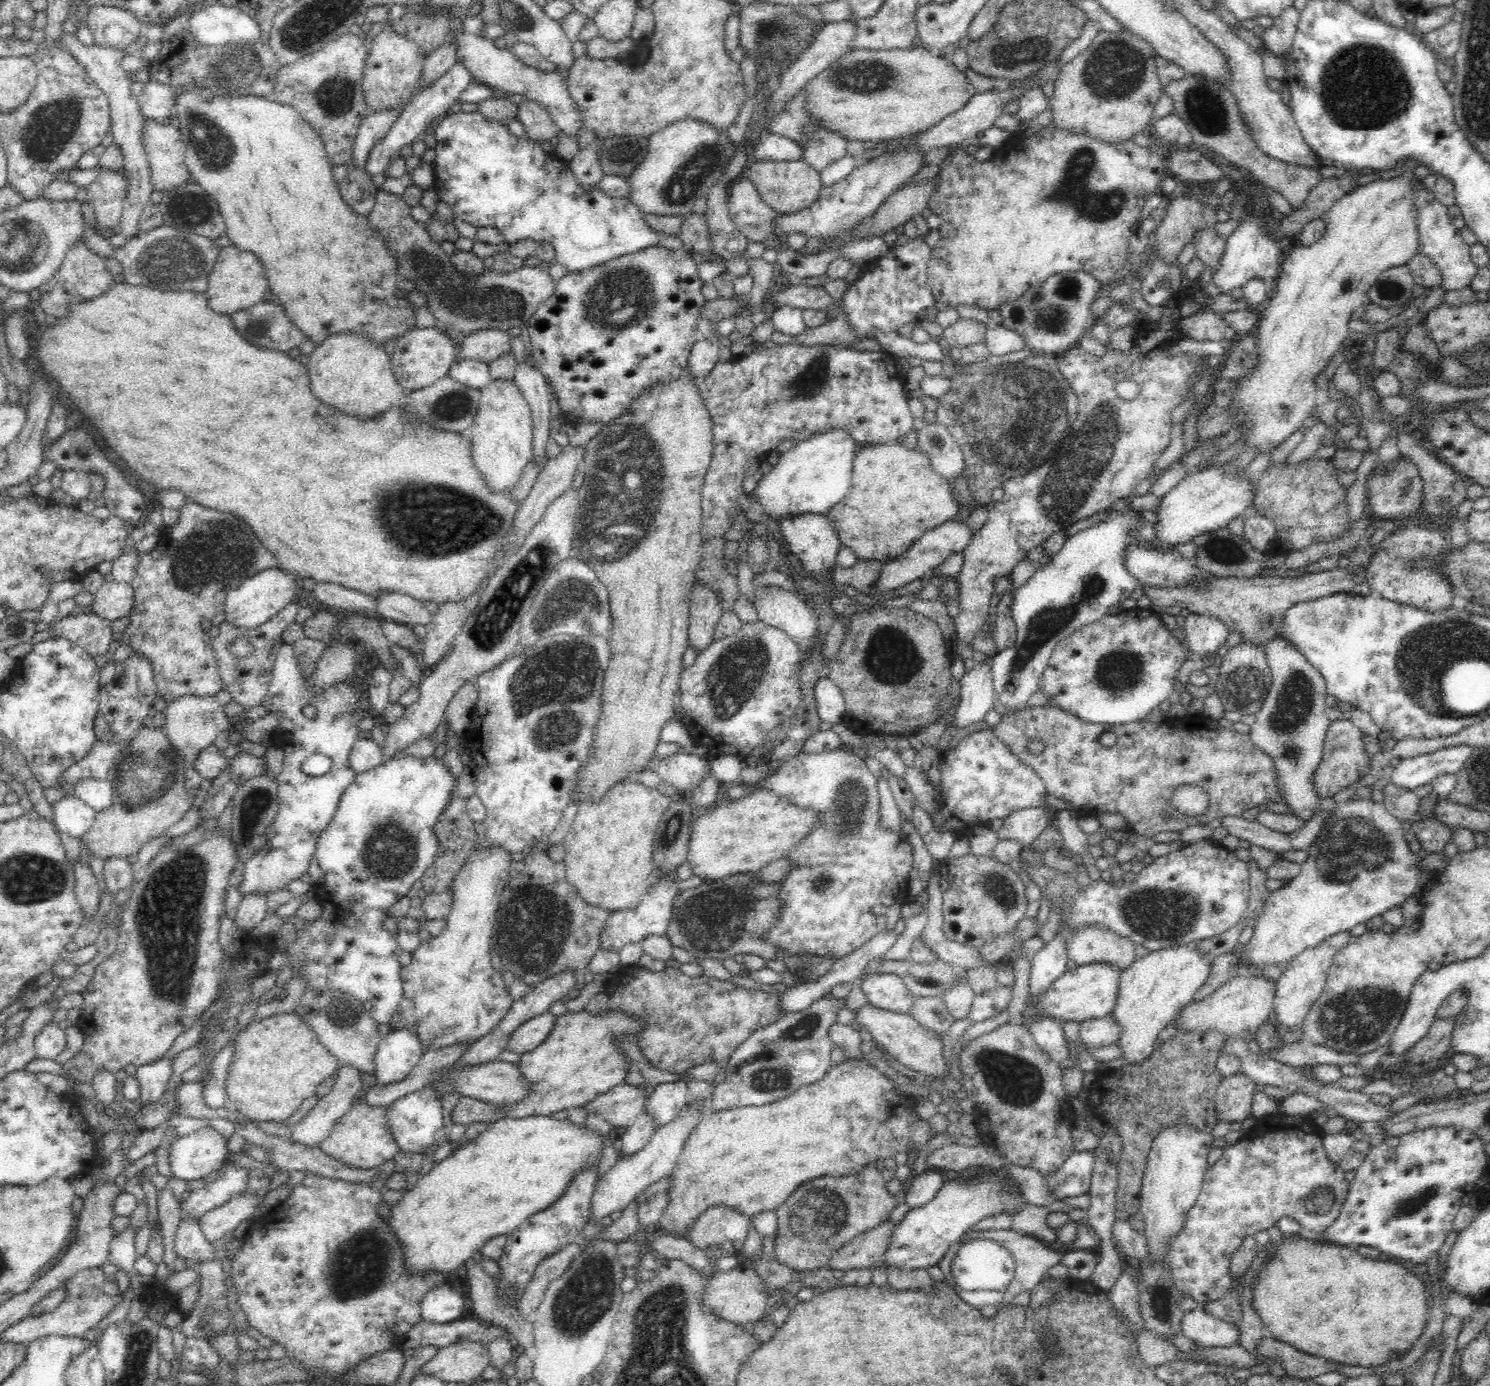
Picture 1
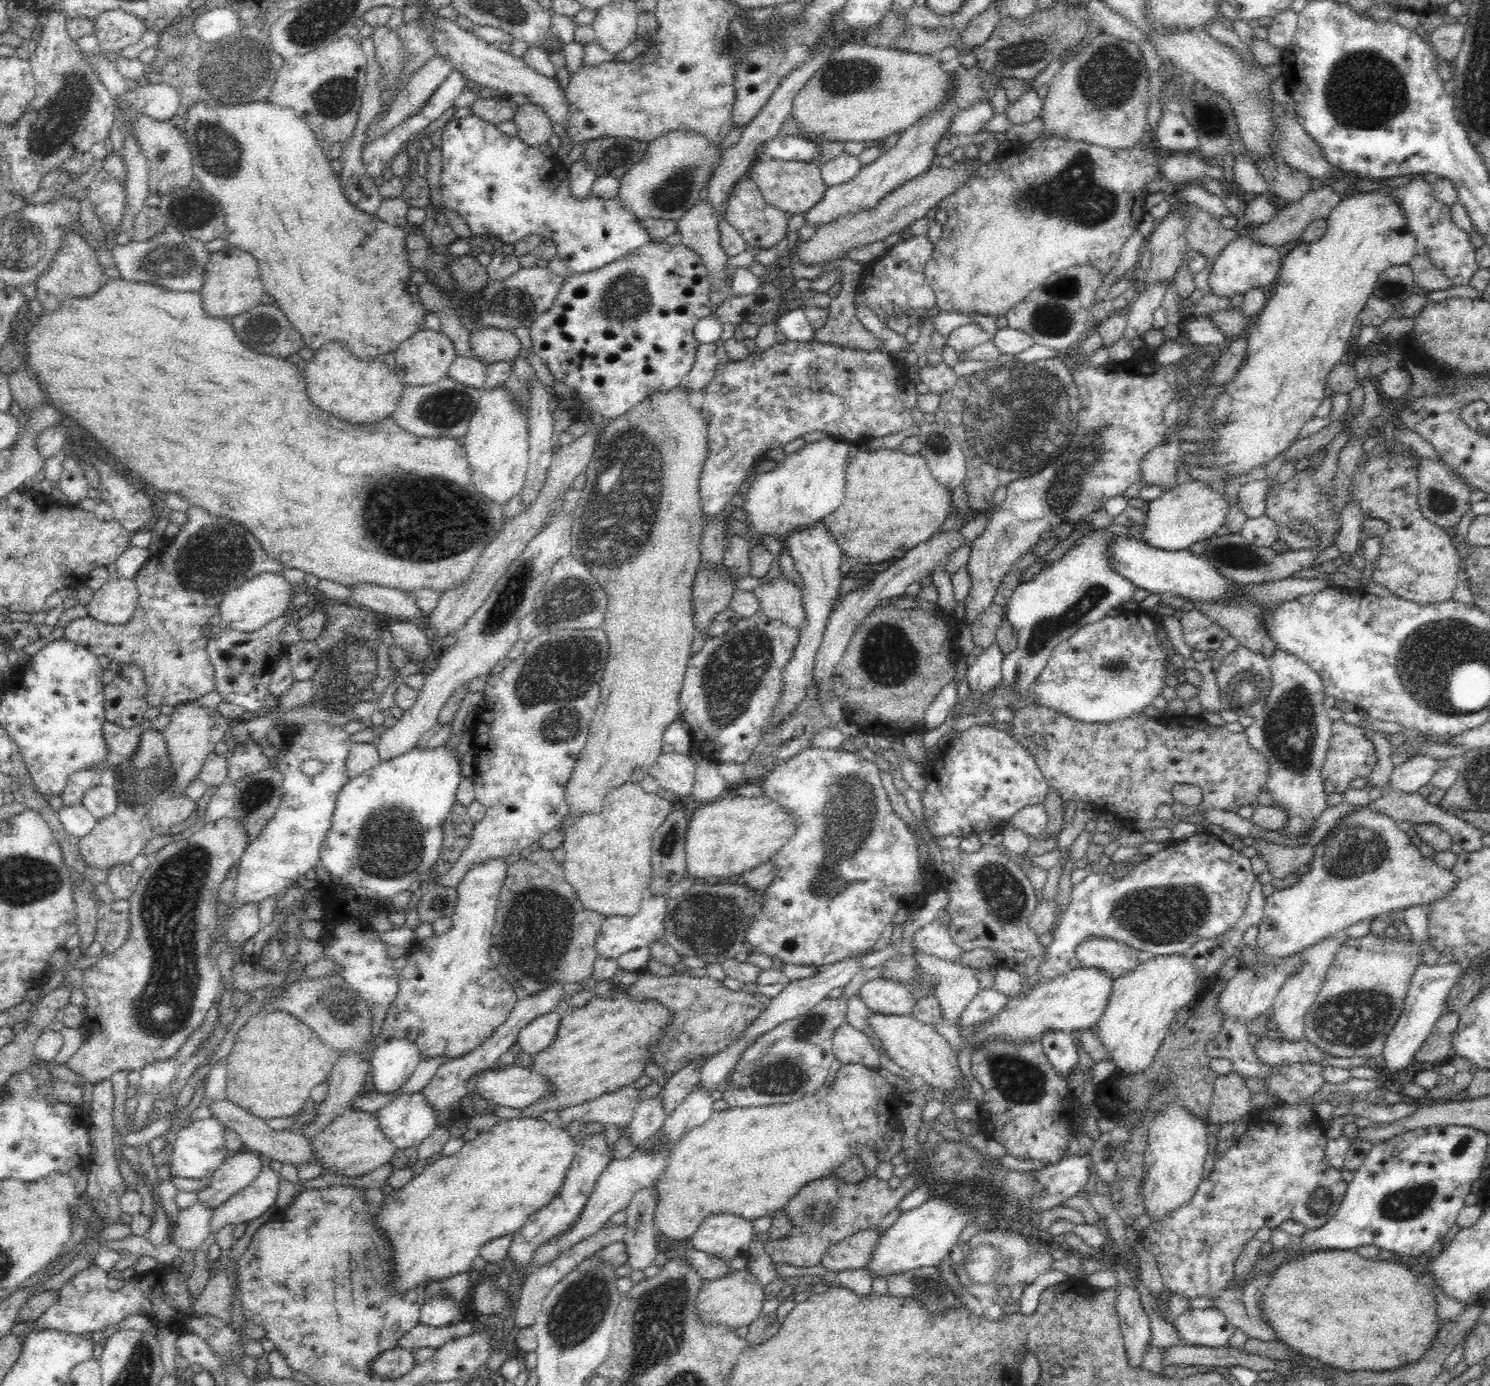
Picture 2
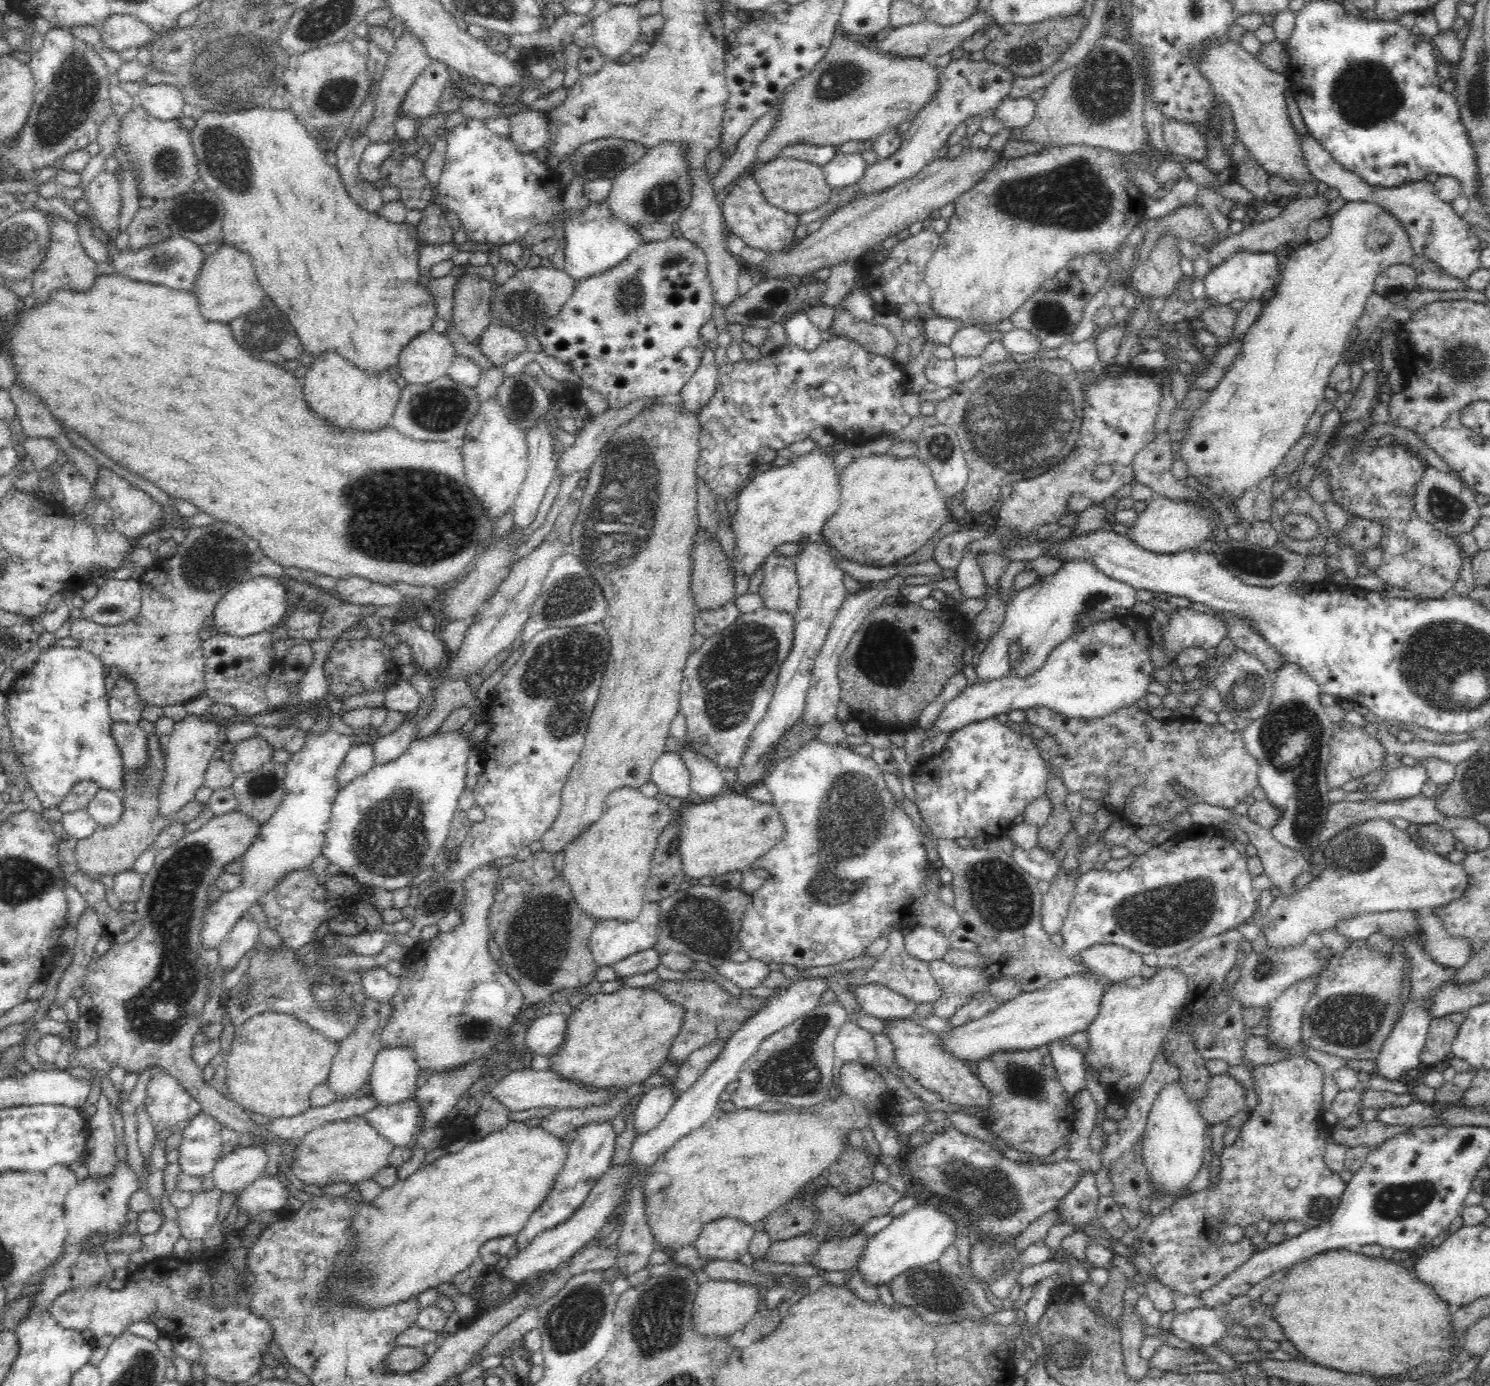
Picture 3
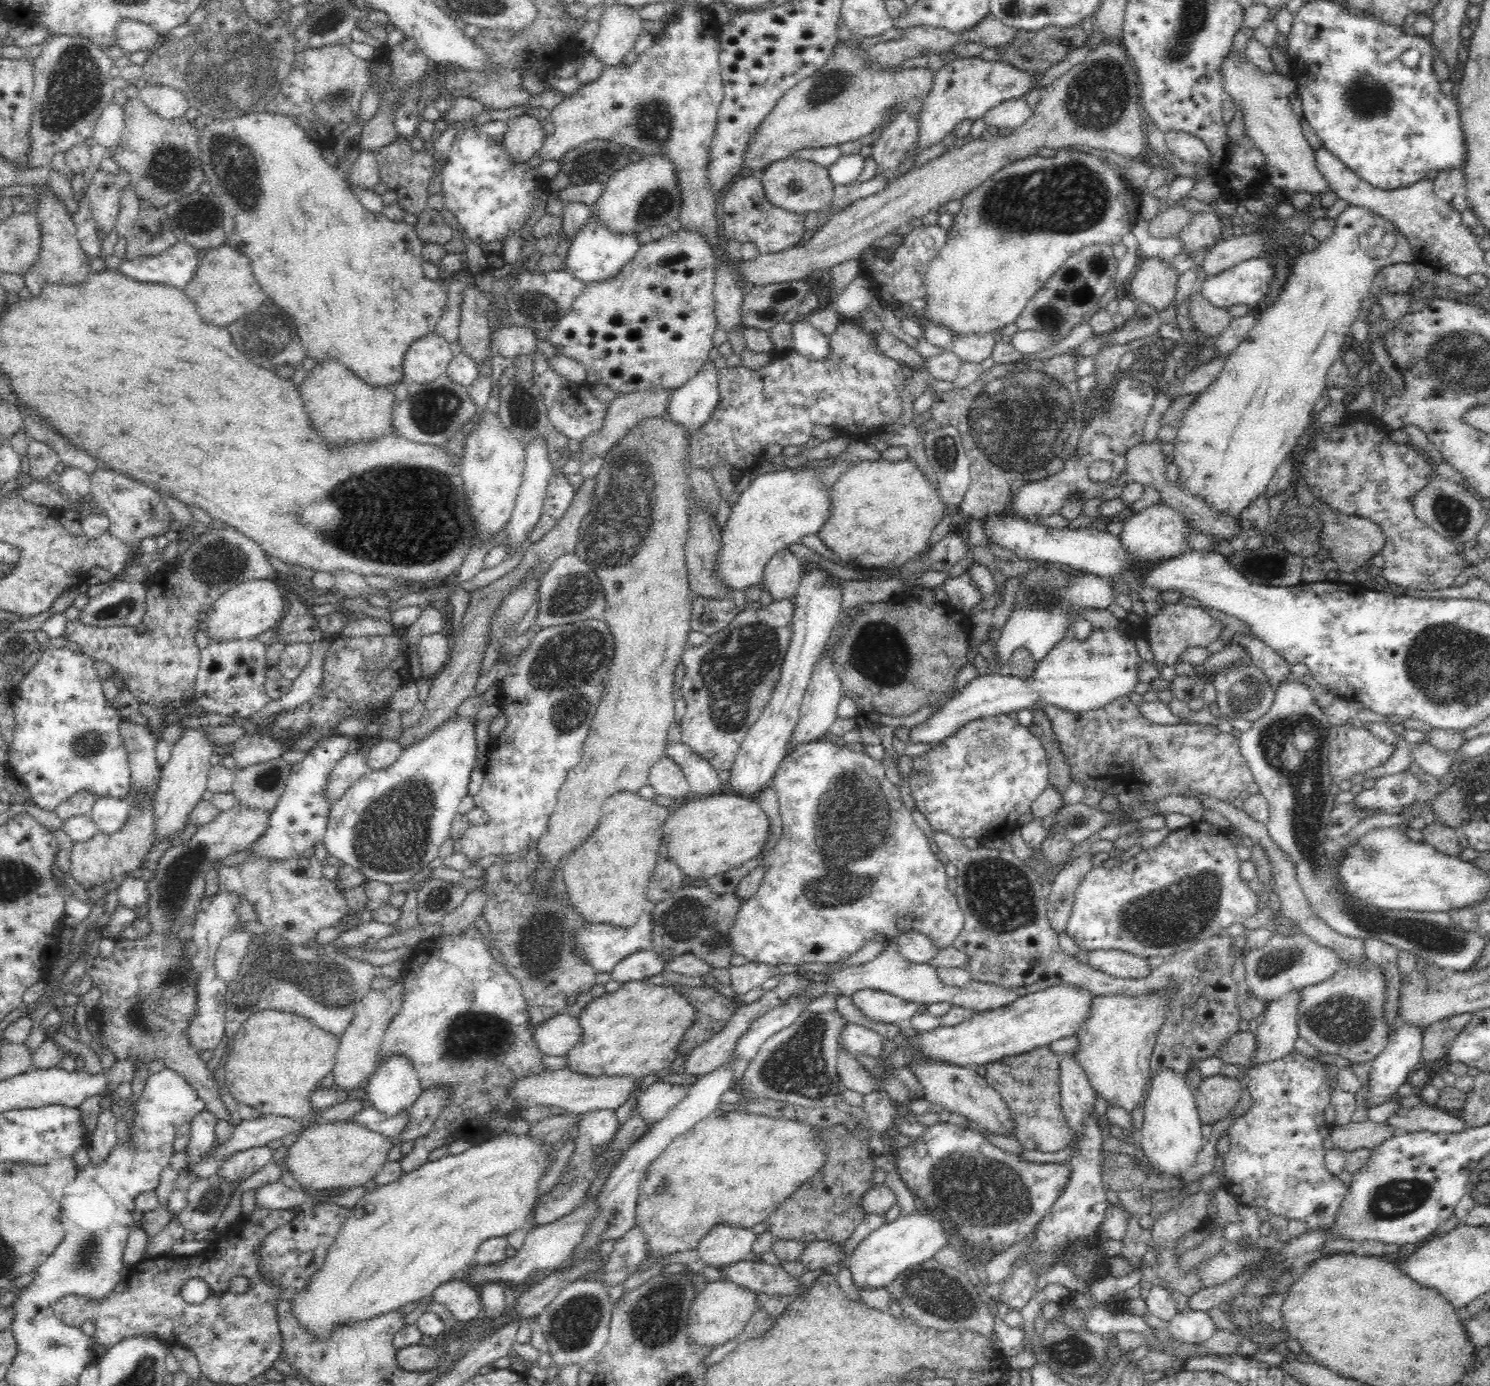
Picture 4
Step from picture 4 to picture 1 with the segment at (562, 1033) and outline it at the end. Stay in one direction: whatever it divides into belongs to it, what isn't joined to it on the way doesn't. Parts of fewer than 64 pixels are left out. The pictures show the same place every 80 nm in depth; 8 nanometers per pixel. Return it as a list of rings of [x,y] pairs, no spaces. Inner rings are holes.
[[[548,1011],[528,1018],[524,1024],[518,1025],[518,1028],[515,1028],[514,1032],[508,1036],[508,1044],[505,1049],[517,1054],[531,1051],[546,1040],[554,1022],[556,1022],[556,1017]]]

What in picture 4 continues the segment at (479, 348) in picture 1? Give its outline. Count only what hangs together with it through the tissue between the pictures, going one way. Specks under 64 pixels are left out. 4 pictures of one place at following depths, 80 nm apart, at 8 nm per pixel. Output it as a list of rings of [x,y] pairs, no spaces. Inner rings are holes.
[[[517,325],[491,331],[490,356],[498,354],[504,357],[507,365],[512,365],[516,358],[533,354],[536,351],[537,340],[532,331]]]

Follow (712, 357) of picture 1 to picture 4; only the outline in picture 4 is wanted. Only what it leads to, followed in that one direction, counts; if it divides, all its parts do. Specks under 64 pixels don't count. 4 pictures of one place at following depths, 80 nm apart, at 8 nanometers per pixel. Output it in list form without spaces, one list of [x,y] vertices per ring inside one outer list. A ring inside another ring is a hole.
[[[708,358],[697,376],[673,392],[667,414],[693,435],[700,424],[710,418],[718,398],[718,370],[713,360]]]

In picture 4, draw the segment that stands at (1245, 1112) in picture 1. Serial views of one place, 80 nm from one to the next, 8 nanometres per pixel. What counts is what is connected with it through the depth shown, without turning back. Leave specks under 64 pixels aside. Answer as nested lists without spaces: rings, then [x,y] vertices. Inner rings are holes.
[[[1221,1073],[1205,1077],[1201,1087],[1193,1092],[1197,1111],[1203,1124],[1213,1125],[1234,1112],[1242,1092],[1240,1080]]]

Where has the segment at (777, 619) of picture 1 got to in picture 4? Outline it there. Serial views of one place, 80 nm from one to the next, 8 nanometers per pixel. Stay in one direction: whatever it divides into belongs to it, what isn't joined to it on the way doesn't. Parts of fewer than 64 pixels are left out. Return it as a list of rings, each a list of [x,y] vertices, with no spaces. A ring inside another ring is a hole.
[[[788,549],[772,555],[762,574],[762,589],[767,590],[772,601],[794,601],[800,583],[801,564]]]

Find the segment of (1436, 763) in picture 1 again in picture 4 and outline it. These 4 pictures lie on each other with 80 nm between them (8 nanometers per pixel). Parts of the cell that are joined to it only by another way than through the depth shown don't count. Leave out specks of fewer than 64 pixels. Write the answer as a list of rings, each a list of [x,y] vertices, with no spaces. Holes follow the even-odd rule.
[[[1406,769],[1379,777],[1374,788],[1362,790],[1353,803],[1358,809],[1370,813],[1398,813],[1400,808],[1408,807],[1416,801],[1416,795],[1422,788],[1417,775]]]

